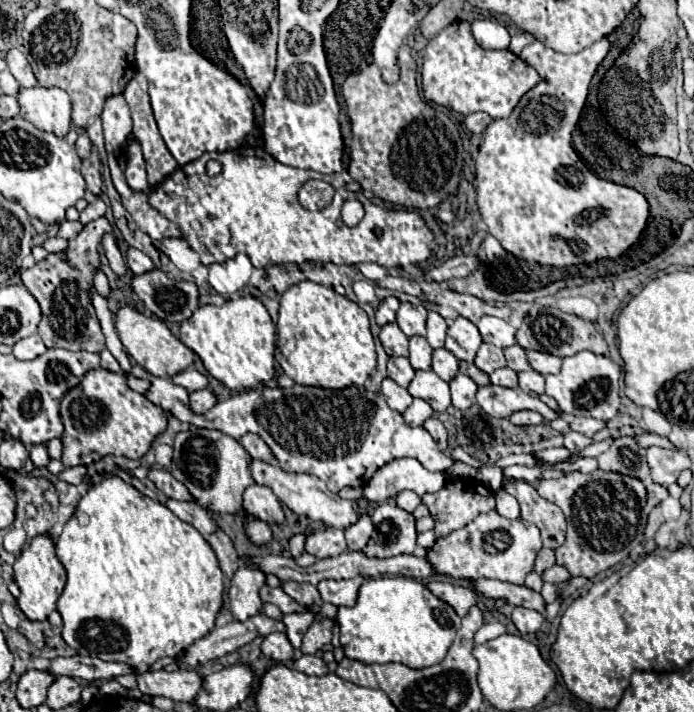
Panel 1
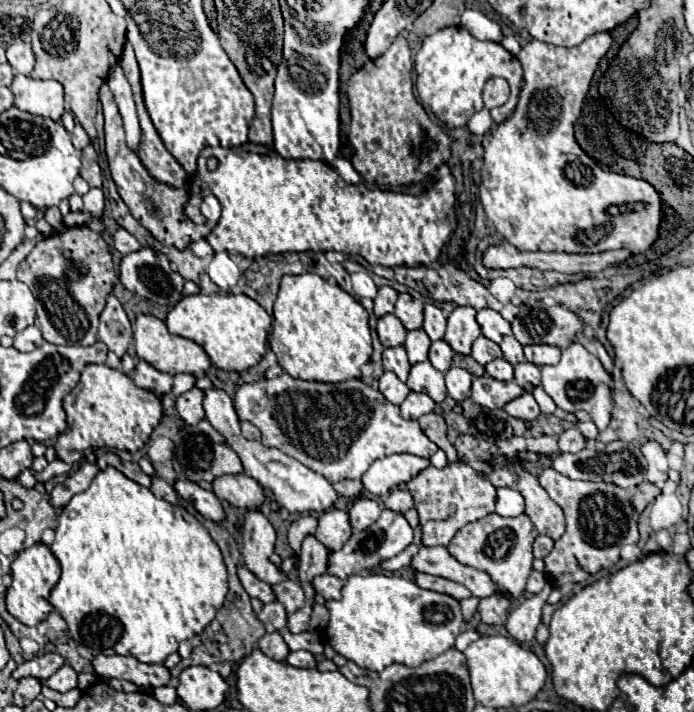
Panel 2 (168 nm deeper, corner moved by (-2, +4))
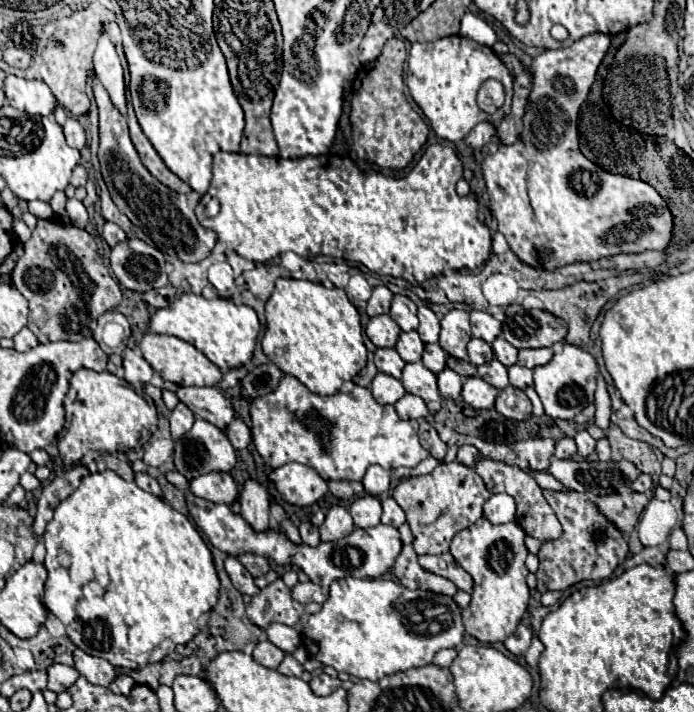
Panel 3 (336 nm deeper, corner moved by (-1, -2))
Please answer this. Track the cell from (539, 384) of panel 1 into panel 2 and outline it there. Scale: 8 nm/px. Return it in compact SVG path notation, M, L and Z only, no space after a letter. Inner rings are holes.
M529 361L515 365L515 381L527 393L531 393L537 385L541 385L541 369Z

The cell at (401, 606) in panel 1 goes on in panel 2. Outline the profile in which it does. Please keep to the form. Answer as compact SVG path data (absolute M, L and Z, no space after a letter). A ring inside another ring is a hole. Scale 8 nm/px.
M349 575L341 601L327 601L327 609L331 615L325 629L327 643L369 671L381 671L391 663L417 667L451 649L463 627L457 599L421 589L401 575Z

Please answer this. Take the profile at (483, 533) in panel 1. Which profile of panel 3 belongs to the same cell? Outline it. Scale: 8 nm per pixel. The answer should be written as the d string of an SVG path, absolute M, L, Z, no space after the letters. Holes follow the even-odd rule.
M482 517L452 539L452 557L472 575L474 581L470 605L462 609L464 629L480 643L498 643L508 639L528 609L530 589L526 585L528 569L524 563L528 549L524 547L524 537L526 533L518 523L492 525Z

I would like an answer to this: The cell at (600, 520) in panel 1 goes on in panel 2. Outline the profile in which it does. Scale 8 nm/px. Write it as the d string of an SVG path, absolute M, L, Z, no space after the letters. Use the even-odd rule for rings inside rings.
M545 469L539 475L541 487L563 509L567 519L565 535L555 543L555 549L545 557L545 573L559 583L585 581L587 575L595 575L603 567L611 567L619 561L619 553L625 543L637 543L637 513L631 503L631 495L615 483L591 483L573 481L555 469Z

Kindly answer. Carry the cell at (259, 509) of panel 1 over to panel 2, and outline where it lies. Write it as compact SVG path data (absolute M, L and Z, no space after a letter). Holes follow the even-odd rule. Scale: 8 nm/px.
M243 473L213 481L213 493L219 499L229 501L233 507L243 507L243 509L261 509L261 505L265 503L263 485Z

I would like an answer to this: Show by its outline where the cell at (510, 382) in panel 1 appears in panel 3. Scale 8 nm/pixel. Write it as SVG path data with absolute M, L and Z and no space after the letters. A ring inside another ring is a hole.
M492 359L490 363L484 363L484 365L480 365L478 367L478 375L486 381L486 383L490 383L492 387L496 387L496 389L504 389L510 381L508 381L508 371L506 371L506 367L498 361L498 359Z

